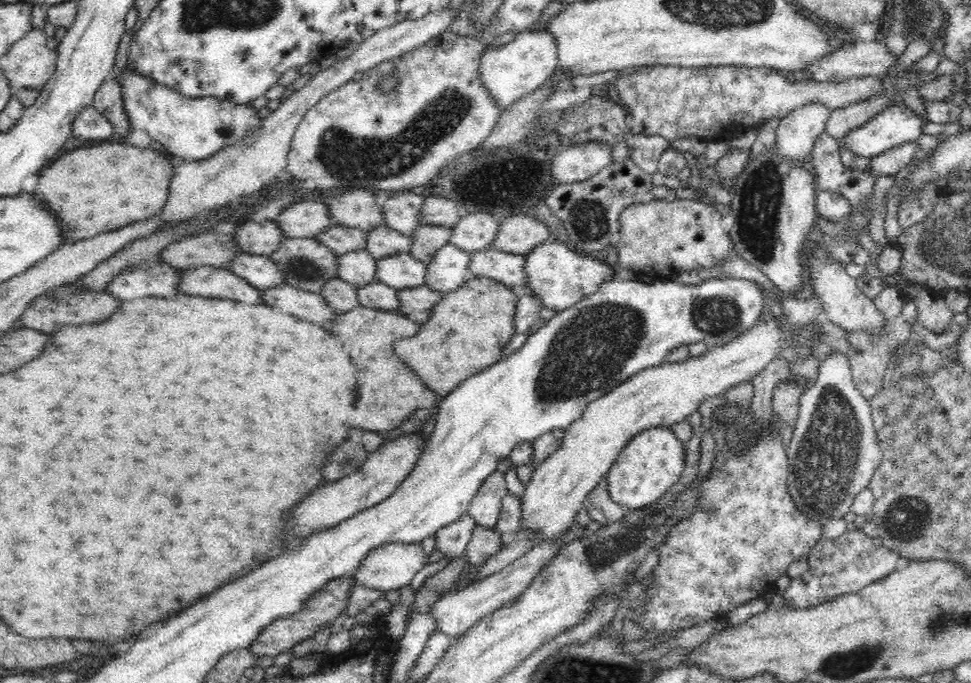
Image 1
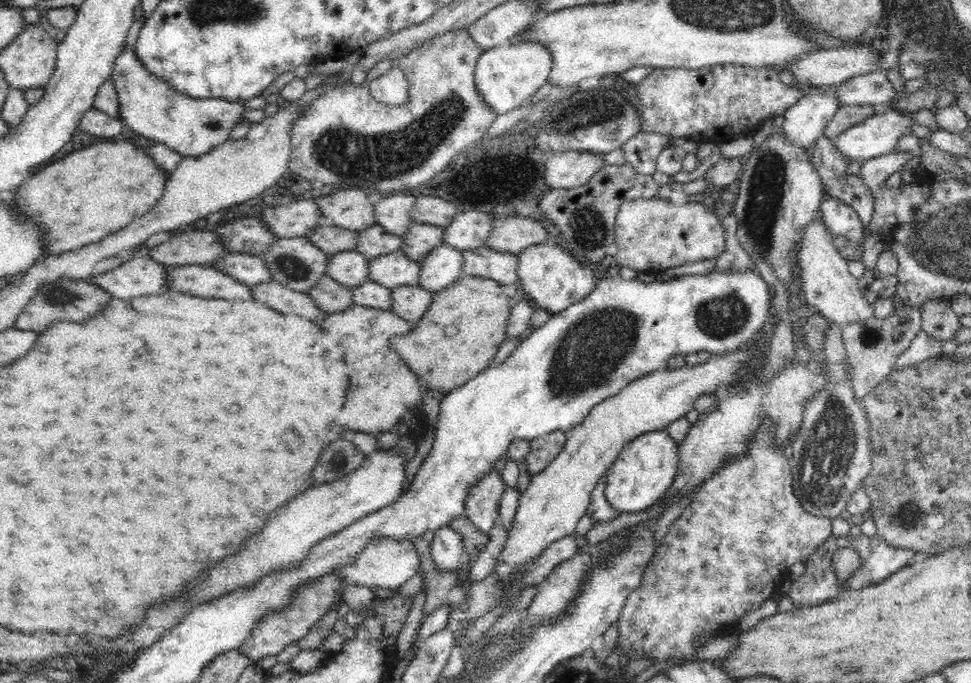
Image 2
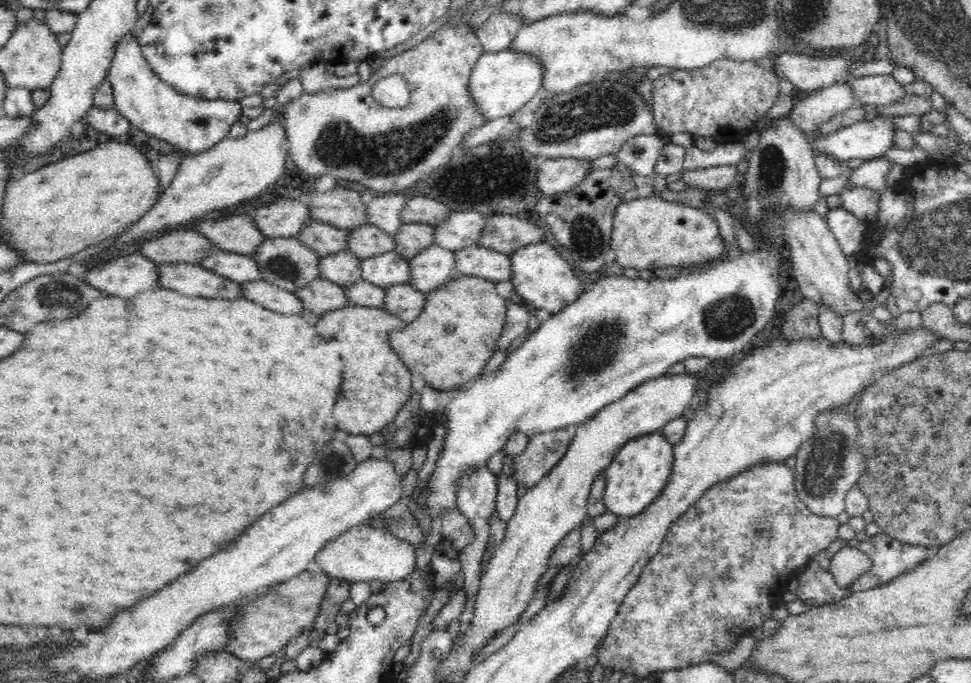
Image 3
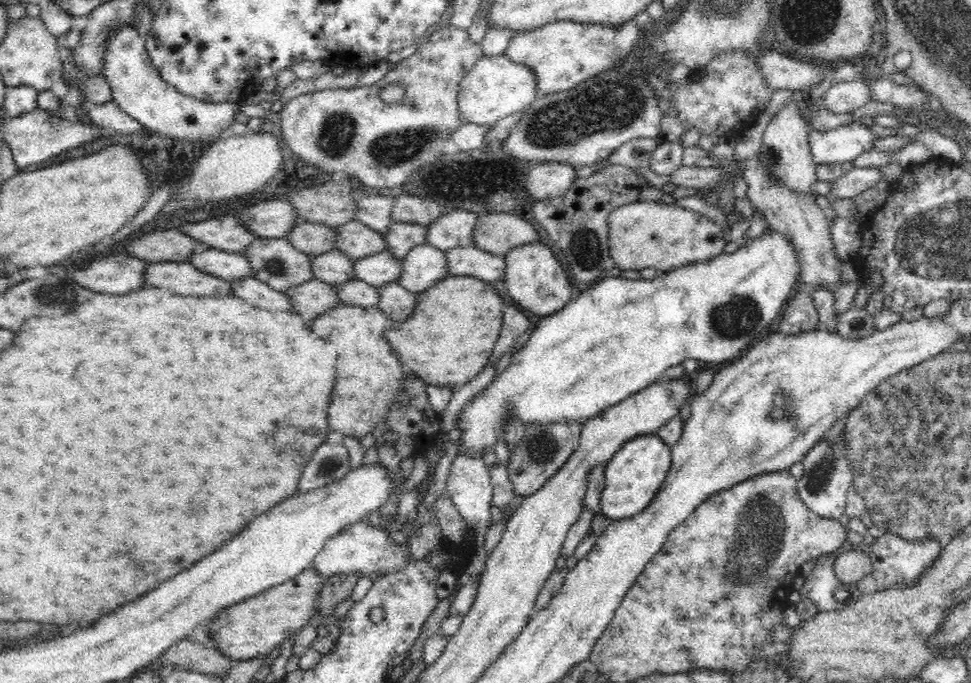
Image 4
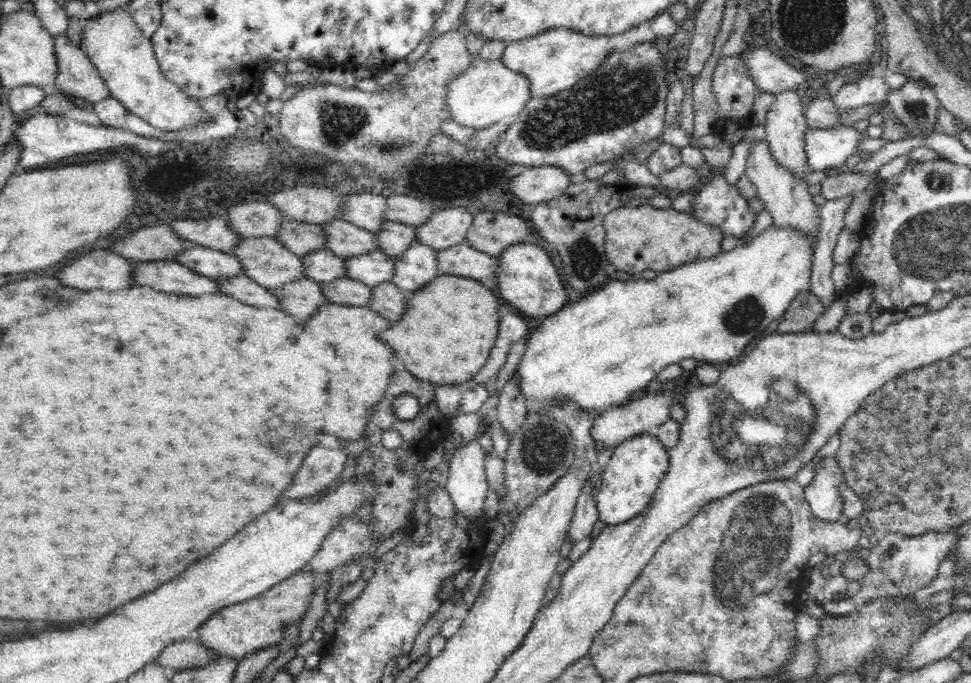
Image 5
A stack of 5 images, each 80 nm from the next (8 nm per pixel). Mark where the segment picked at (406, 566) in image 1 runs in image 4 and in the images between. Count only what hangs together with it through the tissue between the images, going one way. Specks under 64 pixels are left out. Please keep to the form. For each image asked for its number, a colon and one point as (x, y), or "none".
2: (385, 562)
3: (361, 554)
4: (363, 549)

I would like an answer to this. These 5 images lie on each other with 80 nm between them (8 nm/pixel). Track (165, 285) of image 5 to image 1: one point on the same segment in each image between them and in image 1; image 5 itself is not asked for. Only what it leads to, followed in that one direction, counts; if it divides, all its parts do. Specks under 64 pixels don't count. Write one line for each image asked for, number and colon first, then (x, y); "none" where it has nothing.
1: (211, 282)
2: (199, 280)
3: (192, 279)
4: (183, 277)

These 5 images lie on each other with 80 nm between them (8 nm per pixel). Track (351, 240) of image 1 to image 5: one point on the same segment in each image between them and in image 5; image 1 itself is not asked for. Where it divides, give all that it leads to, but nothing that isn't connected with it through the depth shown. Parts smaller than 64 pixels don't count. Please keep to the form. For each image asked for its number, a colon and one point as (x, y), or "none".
2: (331, 239)
3: (324, 239)
4: (313, 238)
5: (301, 238)

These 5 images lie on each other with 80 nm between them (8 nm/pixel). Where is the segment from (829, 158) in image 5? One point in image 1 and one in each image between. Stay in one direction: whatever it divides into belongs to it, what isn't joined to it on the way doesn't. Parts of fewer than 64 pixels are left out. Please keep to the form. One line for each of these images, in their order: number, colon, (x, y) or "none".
1: (898, 123)
2: (878, 135)
3: (868, 139)
4: (844, 144)

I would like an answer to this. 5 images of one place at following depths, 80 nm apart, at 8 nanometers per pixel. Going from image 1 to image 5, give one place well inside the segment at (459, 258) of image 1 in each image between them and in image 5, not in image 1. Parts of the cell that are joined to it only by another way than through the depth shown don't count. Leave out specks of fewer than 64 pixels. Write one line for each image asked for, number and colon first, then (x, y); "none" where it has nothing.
2: (442, 268)
3: (435, 266)
4: (423, 266)
5: (418, 265)

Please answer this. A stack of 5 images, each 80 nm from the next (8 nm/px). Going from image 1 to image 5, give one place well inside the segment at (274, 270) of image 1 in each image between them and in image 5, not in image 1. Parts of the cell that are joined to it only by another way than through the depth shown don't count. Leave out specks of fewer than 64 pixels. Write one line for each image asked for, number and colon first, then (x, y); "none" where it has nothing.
2: (247, 268)
3: (238, 268)
4: (228, 266)
5: (213, 264)

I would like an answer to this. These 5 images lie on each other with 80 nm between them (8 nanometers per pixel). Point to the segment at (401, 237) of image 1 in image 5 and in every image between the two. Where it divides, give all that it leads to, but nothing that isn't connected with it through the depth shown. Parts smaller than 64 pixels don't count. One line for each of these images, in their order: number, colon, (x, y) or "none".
2: (375, 241)
3: (366, 241)
4: (356, 240)
5: (344, 239)

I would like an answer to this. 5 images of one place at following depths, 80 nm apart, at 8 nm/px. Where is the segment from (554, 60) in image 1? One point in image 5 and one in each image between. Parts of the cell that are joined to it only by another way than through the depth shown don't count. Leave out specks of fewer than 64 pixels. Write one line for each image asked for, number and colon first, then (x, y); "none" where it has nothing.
2: (506, 76)
3: (501, 82)
4: (496, 88)
5: (489, 92)

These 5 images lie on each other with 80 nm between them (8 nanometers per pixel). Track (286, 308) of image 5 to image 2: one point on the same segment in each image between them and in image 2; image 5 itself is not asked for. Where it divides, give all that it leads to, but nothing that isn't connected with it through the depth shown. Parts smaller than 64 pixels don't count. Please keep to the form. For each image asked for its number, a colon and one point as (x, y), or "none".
2: (331, 297)
3: (321, 296)
4: (309, 300)

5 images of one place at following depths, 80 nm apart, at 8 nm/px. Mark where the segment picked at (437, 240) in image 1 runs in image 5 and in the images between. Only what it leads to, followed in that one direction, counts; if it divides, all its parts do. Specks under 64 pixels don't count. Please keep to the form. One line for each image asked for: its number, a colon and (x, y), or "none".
2: (421, 238)
3: (412, 238)
4: (402, 237)
5: (394, 238)

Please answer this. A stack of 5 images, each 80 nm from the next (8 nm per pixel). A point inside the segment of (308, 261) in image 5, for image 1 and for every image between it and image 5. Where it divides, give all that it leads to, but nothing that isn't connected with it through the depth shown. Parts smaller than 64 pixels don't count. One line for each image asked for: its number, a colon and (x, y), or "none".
1: (359, 268)
2: (351, 268)
3: (343, 268)
4: (334, 267)

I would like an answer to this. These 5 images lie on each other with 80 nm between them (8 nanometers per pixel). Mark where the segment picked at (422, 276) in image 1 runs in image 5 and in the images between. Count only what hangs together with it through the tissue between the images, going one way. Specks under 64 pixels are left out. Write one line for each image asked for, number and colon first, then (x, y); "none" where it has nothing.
2: (395, 269)
3: (389, 268)
4: (378, 269)
5: (376, 267)

